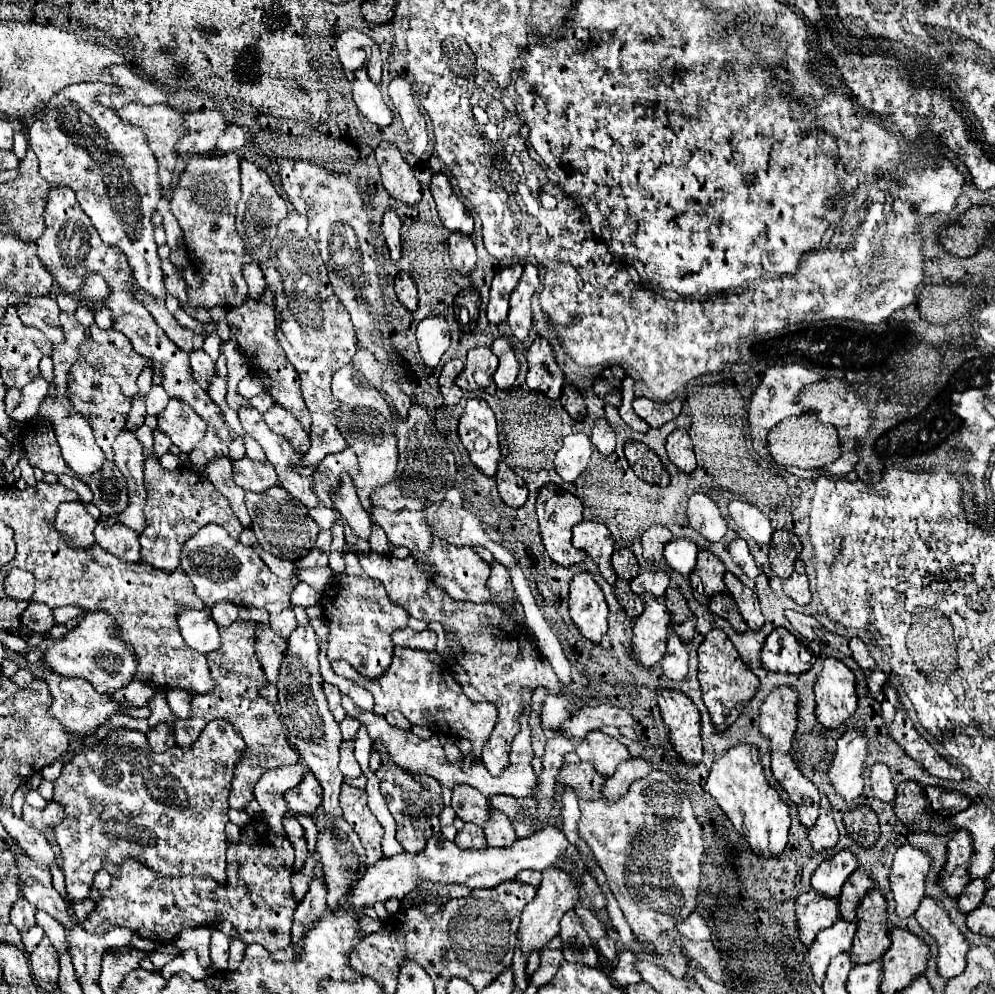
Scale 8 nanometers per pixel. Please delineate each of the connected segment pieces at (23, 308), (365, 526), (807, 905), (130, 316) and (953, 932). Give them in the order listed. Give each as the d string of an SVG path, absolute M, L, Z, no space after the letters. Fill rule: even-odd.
M32 298L32 302L20 304L18 316L24 324L42 330L54 344L64 342L64 330L60 326L60 308L52 298Z
M348 480L342 482L340 490L336 490L336 494L332 494L332 500L334 500L334 508L346 518L350 528L362 540L370 540L374 524L372 524L368 512L364 510L364 506L360 504L360 498L356 496L354 482L348 482Z
M808 890L796 900L796 916L800 940L806 946L810 946L820 930L832 926L840 918L840 902L838 898L830 898L818 894L816 890Z
M50 188L48 210L44 214L44 222L46 222L46 230L36 240L38 258L42 260L42 264L52 274L58 288L62 292L74 296L80 304L84 302L90 310L110 308L112 310L112 322L114 322L112 328L122 332L132 342L134 350L150 360L152 370L162 376L162 386L168 392L168 396L180 398L186 404L190 404L194 408L194 412L198 416L202 416L202 420L206 424L212 424L212 426L218 428L218 436L224 442L230 442L232 436L228 432L228 426L222 420L220 408L212 402L208 392L202 390L198 386L198 382L192 378L188 356L164 334L164 330L154 322L152 314L134 296L132 286L136 284L136 280L134 280L134 274L132 274L128 260L124 258L124 254L120 254L120 250L116 250L116 246L106 246L104 242L100 242L96 228L92 226L92 222L88 222L88 216L80 210L80 204L76 202L76 194L72 194L72 190L64 190L64 188ZM88 274L102 274L104 276L104 280L108 282L108 288L110 288L110 296L106 300L94 302L94 300L86 300L82 296L82 286L84 286L84 280L86 280Z
M926 896L920 904L920 910L916 910L914 918L938 942L940 976L952 978L952 976L958 976L960 972L964 972L970 942L956 928L956 924L950 920L948 912L936 902L936 898Z

